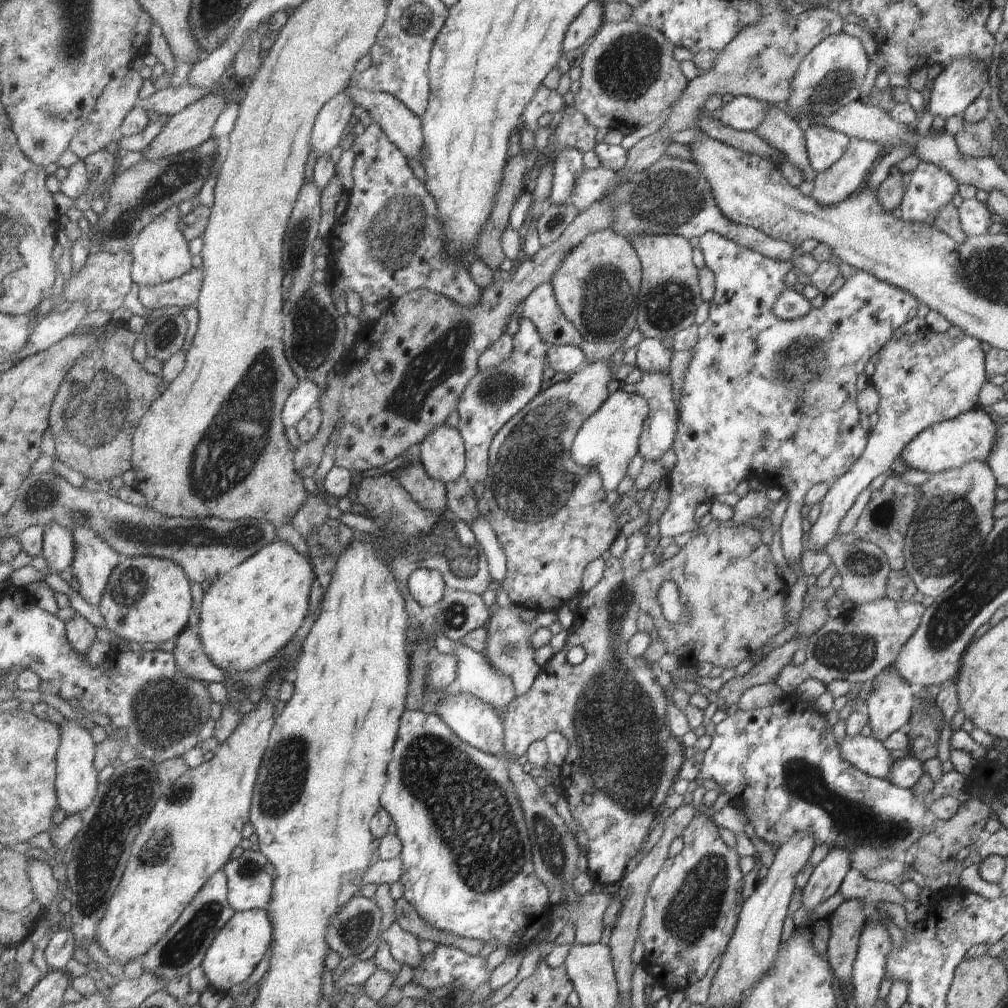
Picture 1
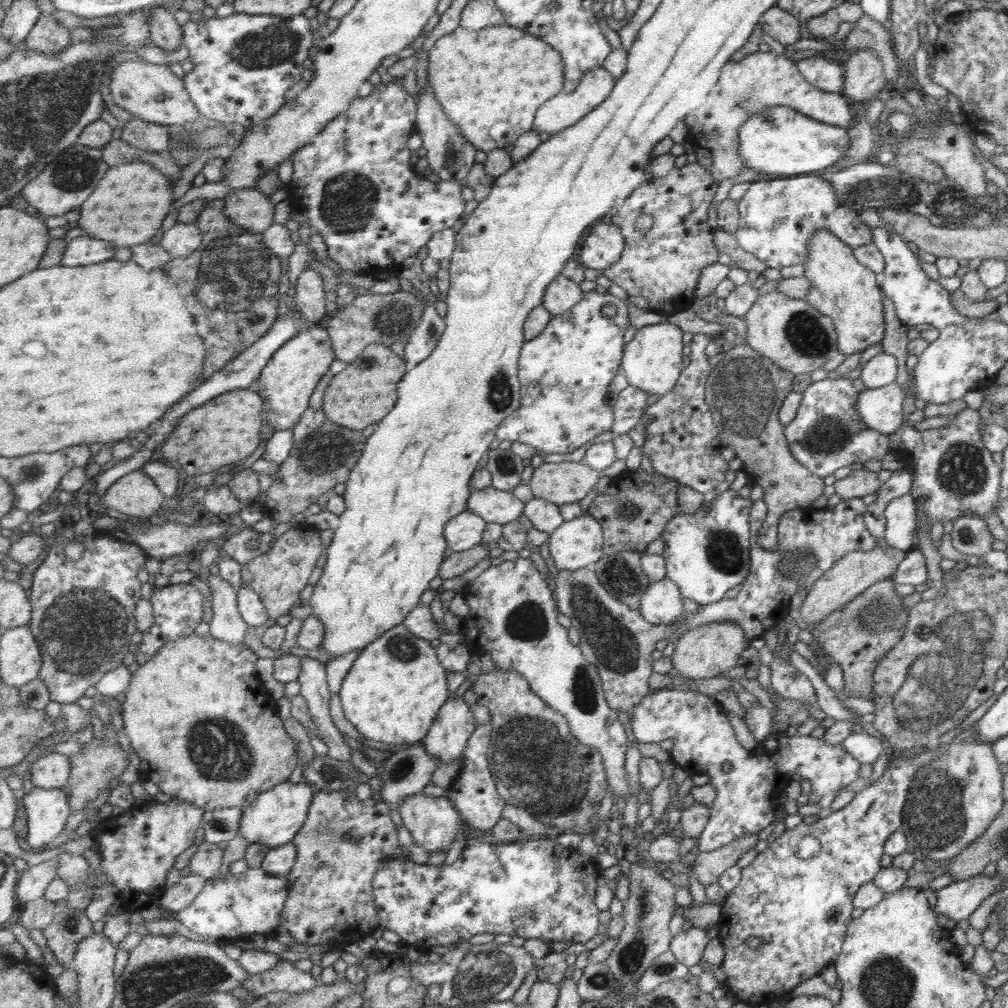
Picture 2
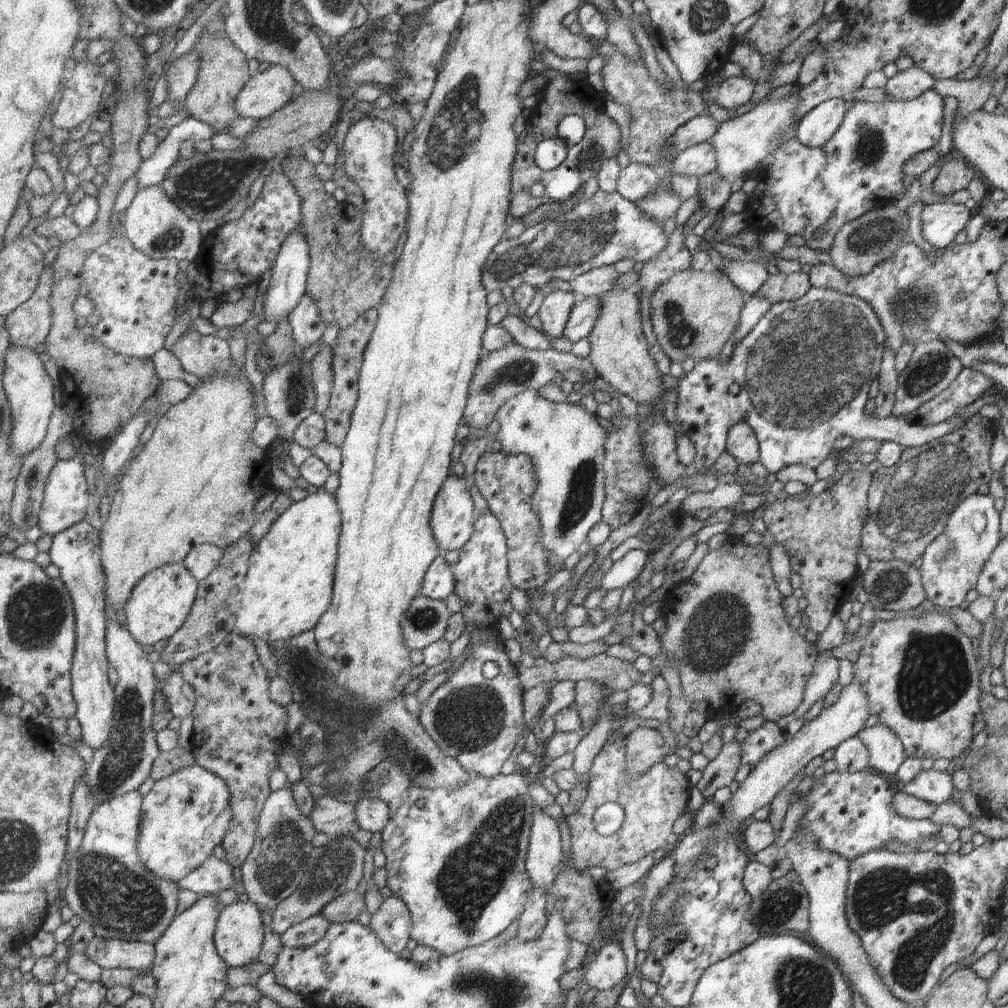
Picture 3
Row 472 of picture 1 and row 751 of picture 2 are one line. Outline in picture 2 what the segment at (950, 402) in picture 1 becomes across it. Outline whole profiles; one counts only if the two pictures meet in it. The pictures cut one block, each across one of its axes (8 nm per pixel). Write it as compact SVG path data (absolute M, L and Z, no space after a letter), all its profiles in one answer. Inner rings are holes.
M870 731L849 733L841 742L842 749L859 762L859 765L871 765L878 756L887 754L882 740Z

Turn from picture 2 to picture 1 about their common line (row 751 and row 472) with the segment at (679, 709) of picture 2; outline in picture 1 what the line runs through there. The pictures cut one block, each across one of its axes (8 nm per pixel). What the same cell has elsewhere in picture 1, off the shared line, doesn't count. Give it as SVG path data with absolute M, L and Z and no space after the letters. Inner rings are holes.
M709 231L702 234L698 238L698 247L703 255L704 266L707 266L714 275L714 293L708 303L707 318L697 326L697 340L695 346L690 350L691 357L689 358L688 369L686 370L684 381L680 389L680 417L679 430L677 431L677 440L673 445L677 456L675 467L669 473L669 498L667 508L664 513L660 515L657 521L659 526L659 535L662 536L679 536L685 532L693 531L696 528L696 521L693 518L695 508L701 502L713 502L715 496L725 494L725 492L733 492L735 486L739 484L739 480L748 478L750 475L759 481L759 484L765 486L767 489L771 487L781 488L787 492L789 502L783 514L779 535L780 535L780 549L783 557L786 560L787 567L791 573L795 575L796 582L802 571L799 569L799 560L801 554L801 534L803 530L800 529L799 510L803 506L803 494L809 490L814 484L827 484L829 488L837 482L837 478L845 474L853 462L861 456L863 452L867 432L861 427L858 421L858 408L856 407L856 391L855 380L857 376L863 372L865 363L877 352L882 346L885 346L885 341L891 338L891 334L895 328L899 328L901 324L909 322L915 316L917 310L917 300L905 292L899 290L895 286L887 284L882 280L877 280L872 274L867 274L863 270L856 269L847 280L843 282L841 288L833 292L825 299L823 305L819 308L811 307L809 314L783 322L783 320L775 318L771 311L773 303L777 300L777 296L783 292L783 276L786 271L789 271L791 266L789 262L783 262L761 256L759 252L749 250L748 247L743 247L738 243L733 242L727 237L723 238L720 234L715 234ZM737 298L753 298L753 306L749 310L749 316L737 316Z

